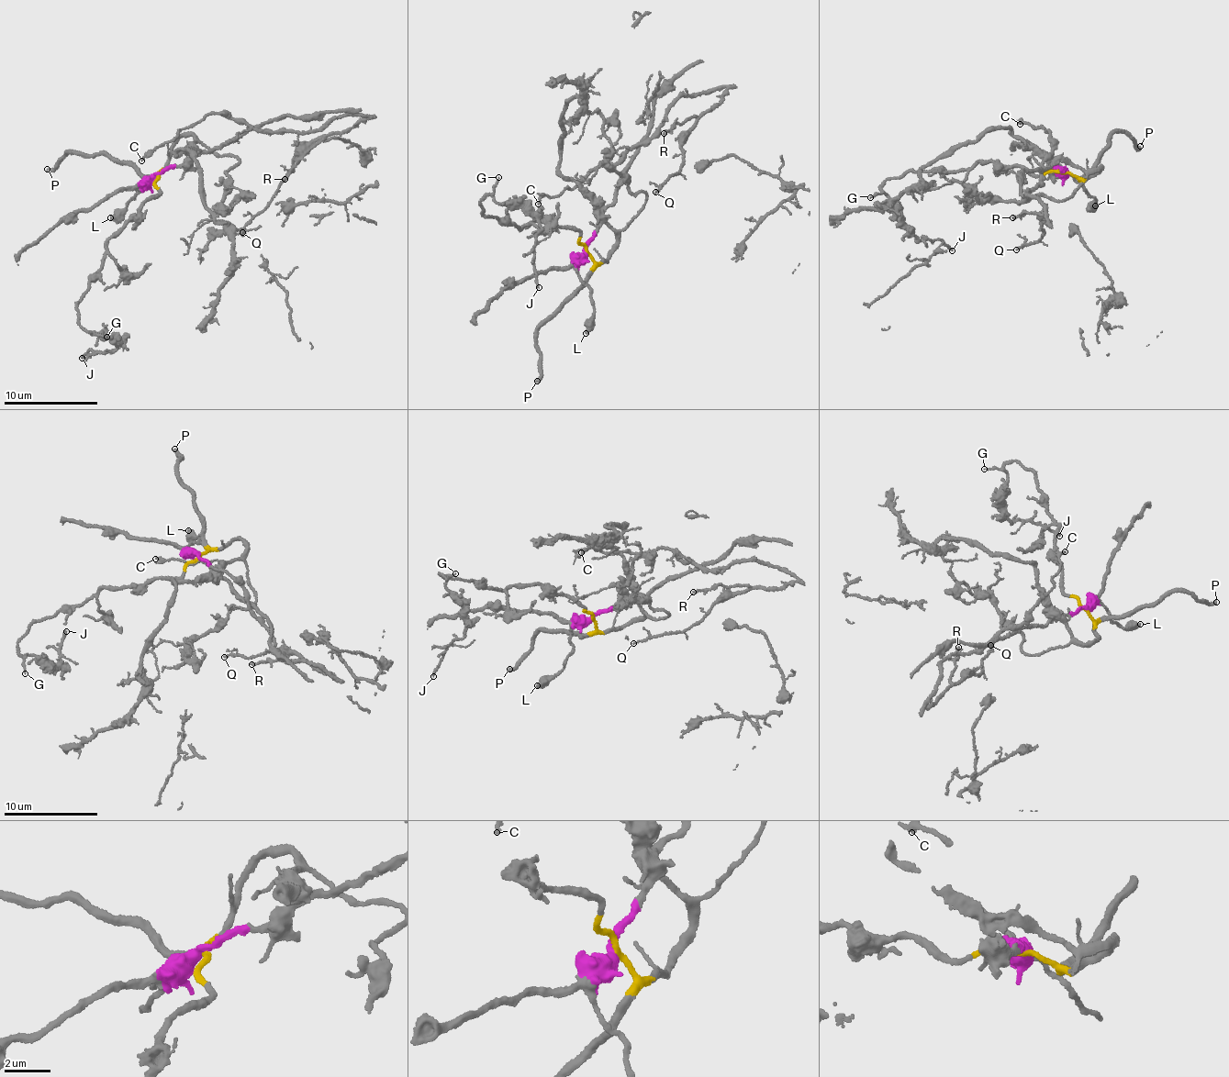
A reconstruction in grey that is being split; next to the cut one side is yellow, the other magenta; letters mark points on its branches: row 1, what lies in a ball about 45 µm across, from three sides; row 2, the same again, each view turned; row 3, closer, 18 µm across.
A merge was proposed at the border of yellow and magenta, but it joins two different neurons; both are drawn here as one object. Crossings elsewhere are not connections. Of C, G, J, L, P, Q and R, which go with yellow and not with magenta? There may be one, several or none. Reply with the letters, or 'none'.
G, J, P

